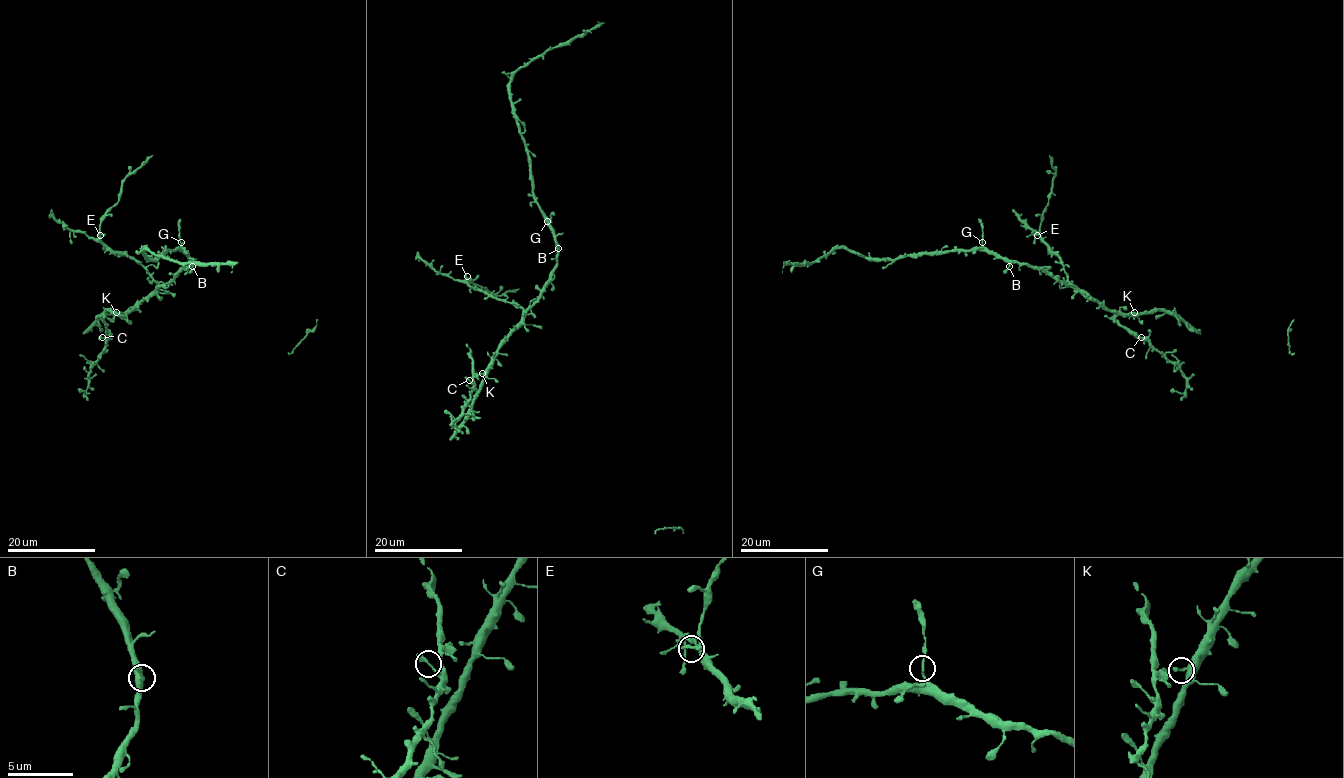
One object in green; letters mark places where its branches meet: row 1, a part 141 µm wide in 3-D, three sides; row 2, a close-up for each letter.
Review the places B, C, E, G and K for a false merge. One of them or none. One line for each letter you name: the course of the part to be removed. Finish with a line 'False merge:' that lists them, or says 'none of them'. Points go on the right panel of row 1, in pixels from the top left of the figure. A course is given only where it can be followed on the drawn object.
G: foreign part runs (981, 242), (979, 218)
False merge: G

